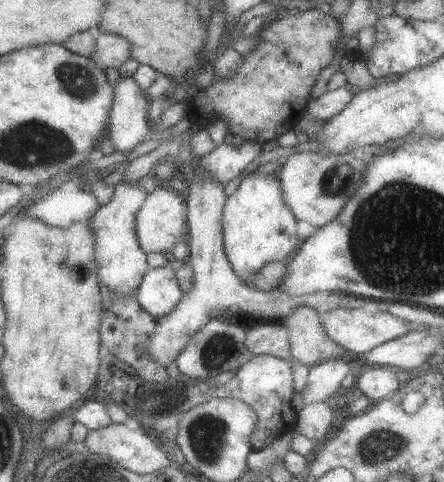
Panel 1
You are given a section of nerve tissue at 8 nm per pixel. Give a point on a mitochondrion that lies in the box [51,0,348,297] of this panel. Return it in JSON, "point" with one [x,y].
{"point":[75,80]}

